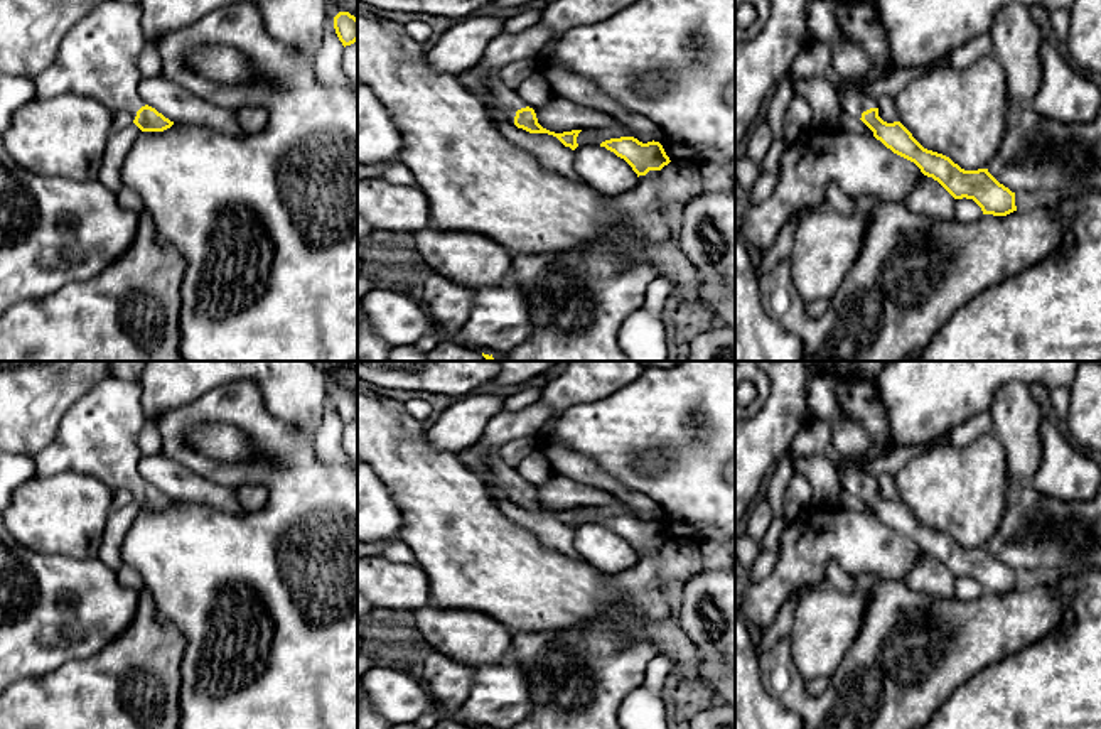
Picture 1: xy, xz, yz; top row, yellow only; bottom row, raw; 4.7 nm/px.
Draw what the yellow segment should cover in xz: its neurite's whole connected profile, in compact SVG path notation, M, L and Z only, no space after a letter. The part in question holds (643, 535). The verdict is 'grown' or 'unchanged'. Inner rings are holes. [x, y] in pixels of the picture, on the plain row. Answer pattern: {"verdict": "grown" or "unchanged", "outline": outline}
{"verdict": "unchanged", "outline": "M634 515L610 516L600 521L617 535L624 537L632 548L639 554L646 554L649 548L661 548L671 538L666 533L659 520L642 521Z"}

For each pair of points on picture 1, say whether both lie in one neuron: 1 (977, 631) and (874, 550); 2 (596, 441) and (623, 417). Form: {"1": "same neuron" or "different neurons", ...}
{"1": "different neurons", "2": "same neuron"}

